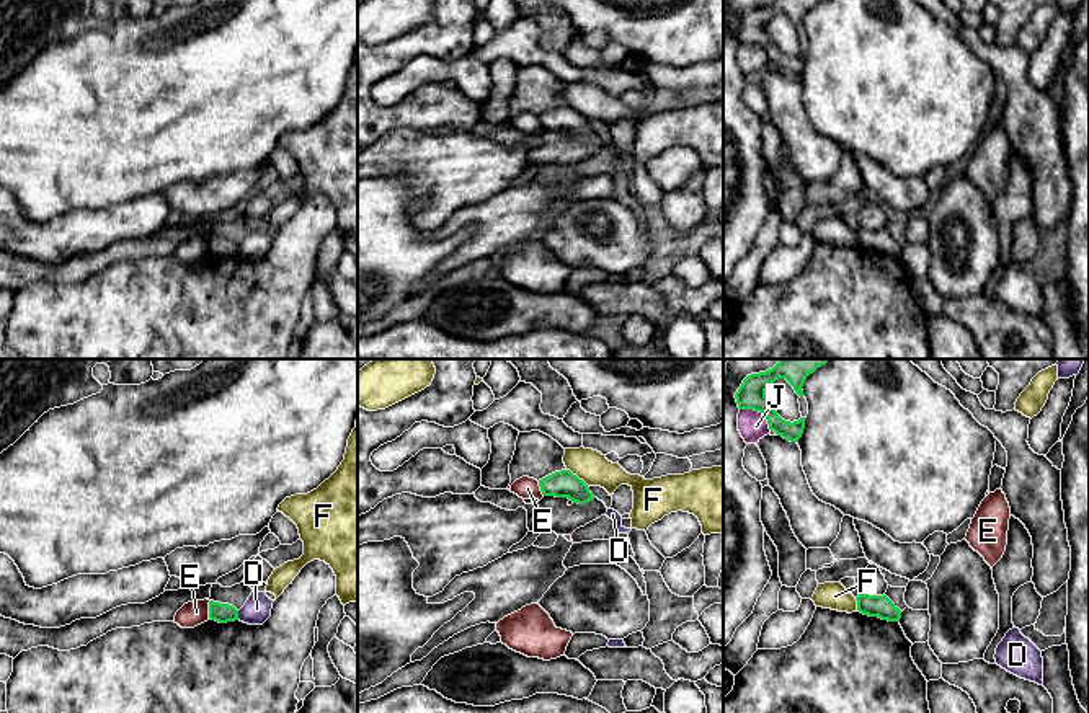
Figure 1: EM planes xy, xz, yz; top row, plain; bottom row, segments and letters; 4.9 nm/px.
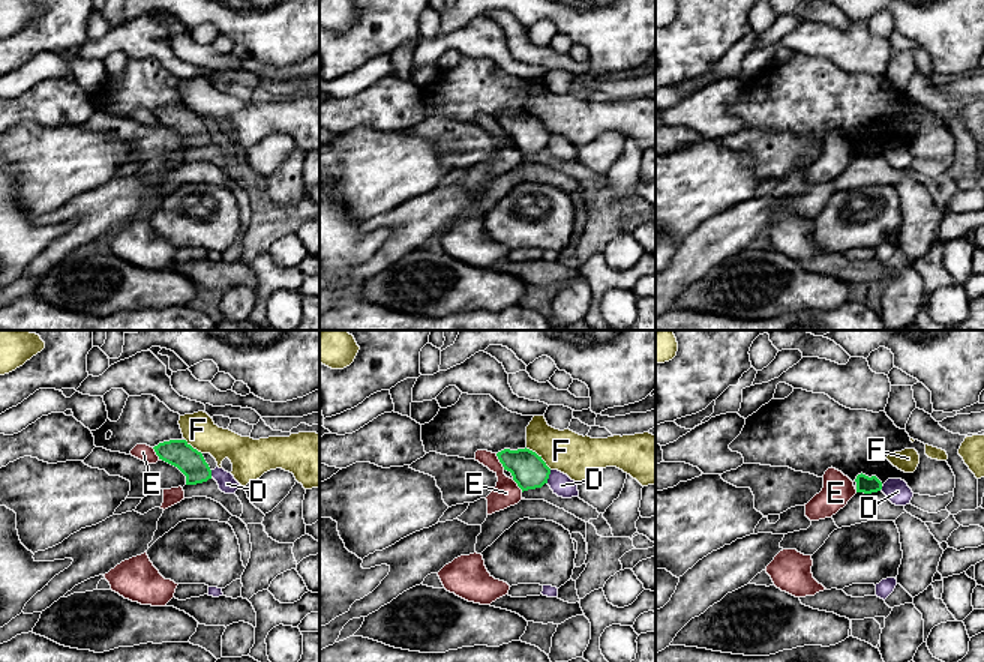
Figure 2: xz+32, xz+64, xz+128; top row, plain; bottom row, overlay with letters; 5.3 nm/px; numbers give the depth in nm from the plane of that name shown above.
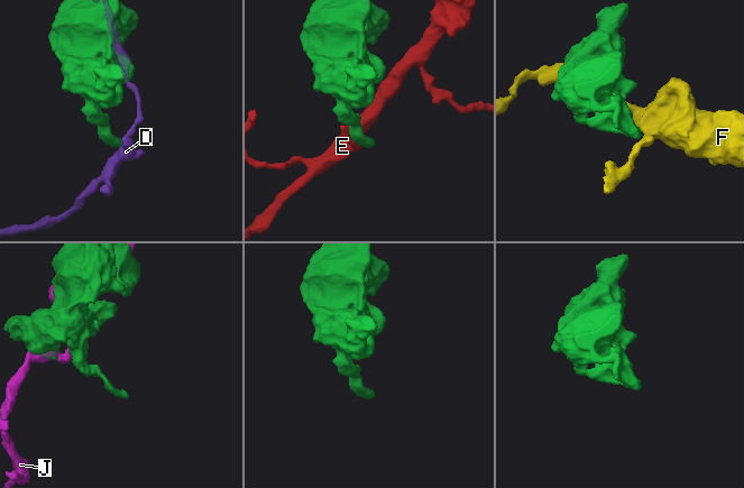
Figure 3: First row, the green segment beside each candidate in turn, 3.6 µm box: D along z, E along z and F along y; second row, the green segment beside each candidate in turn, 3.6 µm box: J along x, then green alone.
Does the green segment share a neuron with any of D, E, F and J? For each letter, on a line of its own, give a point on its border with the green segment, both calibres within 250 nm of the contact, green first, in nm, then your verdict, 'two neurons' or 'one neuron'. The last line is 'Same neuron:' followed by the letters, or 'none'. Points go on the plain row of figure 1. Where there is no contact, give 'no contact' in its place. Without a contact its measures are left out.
D: xy (237, 250) | 100/140 nm | two neurons
E: xy (209, 243) | 100/120 nm | two neurons
F: xz (577, 111) | 130/160 nm | two neurons
J: yz (760, 46) | 140/140 nm | two neurons
Same neuron: none

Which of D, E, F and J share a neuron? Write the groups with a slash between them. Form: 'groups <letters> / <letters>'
groups D / E / F / J

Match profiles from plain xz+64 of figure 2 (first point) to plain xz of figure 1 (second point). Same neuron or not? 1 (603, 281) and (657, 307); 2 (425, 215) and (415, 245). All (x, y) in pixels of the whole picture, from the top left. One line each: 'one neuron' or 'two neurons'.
1: two neurons
2: two neurons

